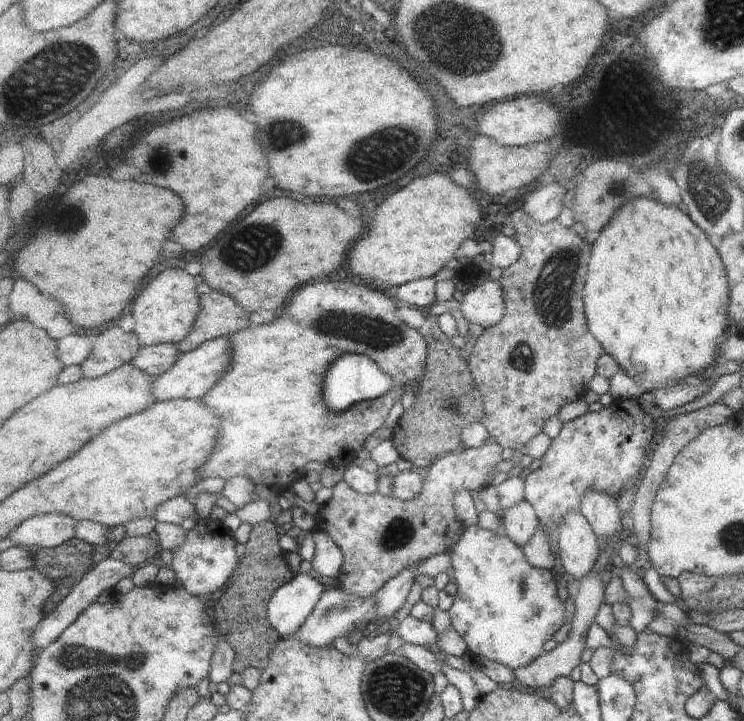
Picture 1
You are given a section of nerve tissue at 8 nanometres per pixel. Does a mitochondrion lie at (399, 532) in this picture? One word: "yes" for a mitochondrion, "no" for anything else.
yes

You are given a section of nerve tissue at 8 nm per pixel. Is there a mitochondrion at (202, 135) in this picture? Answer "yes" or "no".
no

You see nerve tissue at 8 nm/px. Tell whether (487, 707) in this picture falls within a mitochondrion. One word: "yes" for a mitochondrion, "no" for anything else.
no

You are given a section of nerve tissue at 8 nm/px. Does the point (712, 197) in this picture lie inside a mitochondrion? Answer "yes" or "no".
yes

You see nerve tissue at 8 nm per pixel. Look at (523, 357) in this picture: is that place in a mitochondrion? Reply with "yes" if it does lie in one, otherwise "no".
yes

